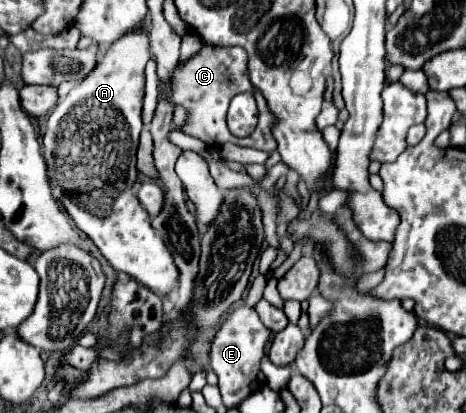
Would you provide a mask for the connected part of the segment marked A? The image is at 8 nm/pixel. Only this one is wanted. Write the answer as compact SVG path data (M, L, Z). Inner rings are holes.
M147 22L115 40L97 68L49 114L43 134L43 158L49 168L53 196L57 200L71 198L79 204L71 206L67 212L109 264L133 276L159 296L169 296L179 286L179 270L163 240L151 228L149 214L131 192L137 180L135 152L143 128L143 70L149 56Z

